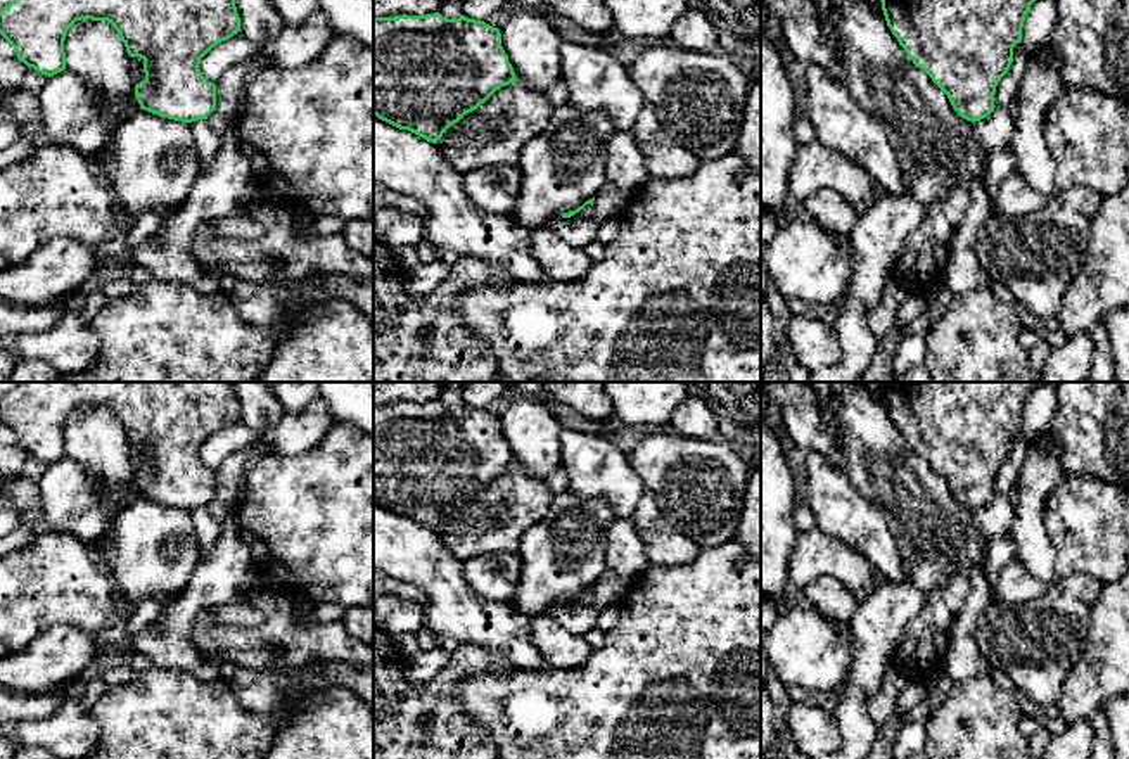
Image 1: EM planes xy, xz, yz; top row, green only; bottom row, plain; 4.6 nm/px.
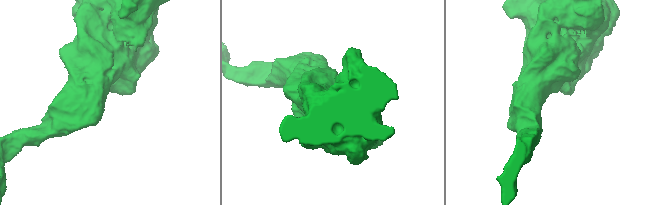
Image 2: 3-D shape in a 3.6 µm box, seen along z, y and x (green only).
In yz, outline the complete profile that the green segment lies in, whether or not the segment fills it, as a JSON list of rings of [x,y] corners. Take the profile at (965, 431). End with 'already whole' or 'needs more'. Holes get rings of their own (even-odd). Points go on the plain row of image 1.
[[[882,382],[882,398],[892,422],[913,451],[923,456],[947,482],[958,503],[975,510],[994,498],[994,481],[1013,450],[1013,434],[1022,429],[1022,415],[1030,392],[1041,382]]]; already whole

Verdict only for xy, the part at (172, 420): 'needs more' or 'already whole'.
already whole

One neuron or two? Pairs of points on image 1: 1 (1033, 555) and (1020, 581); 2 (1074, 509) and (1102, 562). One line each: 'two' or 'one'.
1: two
2: one

